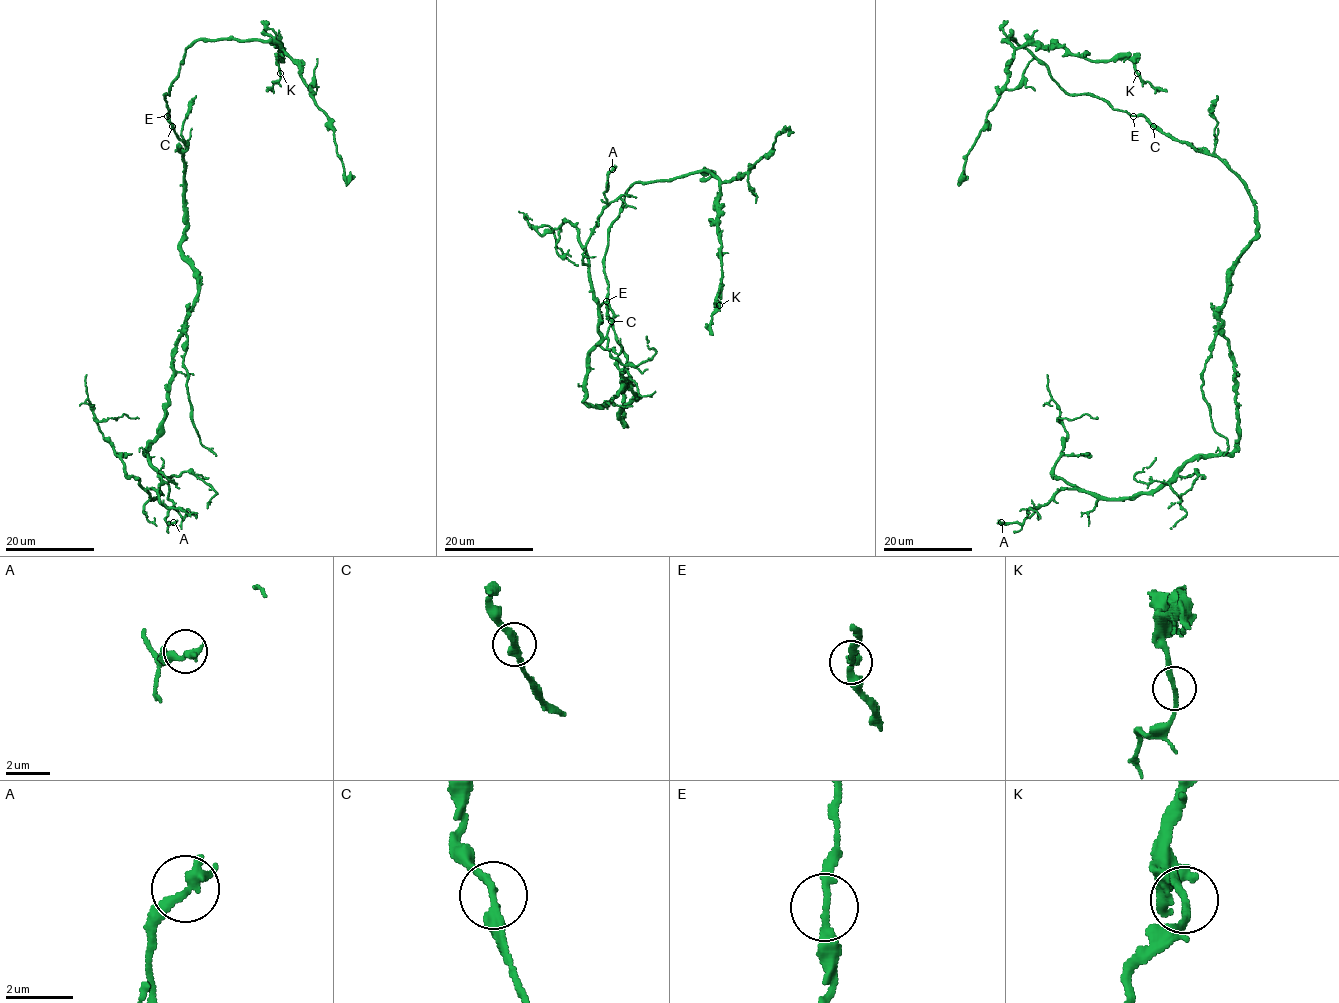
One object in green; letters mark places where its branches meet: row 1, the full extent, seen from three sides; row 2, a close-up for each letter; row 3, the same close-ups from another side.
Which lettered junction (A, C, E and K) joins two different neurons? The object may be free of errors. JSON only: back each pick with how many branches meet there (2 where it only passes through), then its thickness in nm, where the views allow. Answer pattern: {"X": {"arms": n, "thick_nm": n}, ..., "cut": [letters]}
{"cut": []}

